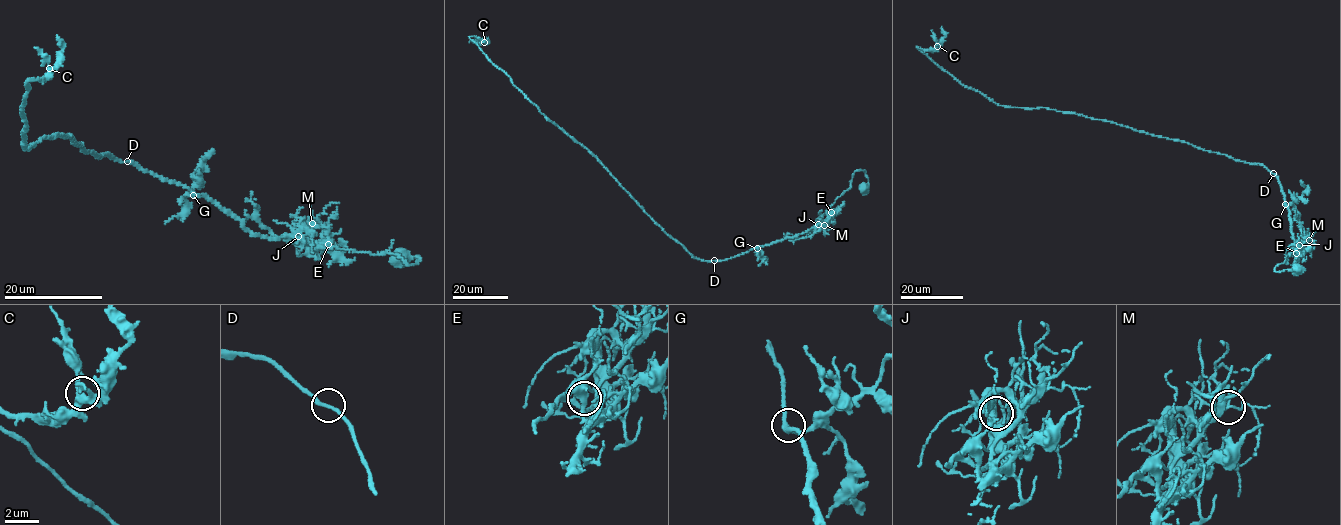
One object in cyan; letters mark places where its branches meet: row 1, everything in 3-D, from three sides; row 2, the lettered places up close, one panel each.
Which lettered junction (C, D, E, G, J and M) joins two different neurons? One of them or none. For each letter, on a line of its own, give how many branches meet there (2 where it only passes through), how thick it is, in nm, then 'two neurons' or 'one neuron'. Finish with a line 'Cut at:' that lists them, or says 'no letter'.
C: branches 3; calibre 340 nm; one neuron
D: branches 2; calibre 200 nm; one neuron
E: branches 4; calibre 460 nm; one neuron
G: branches 3; calibre 300 nm; one neuron
J: branches 2; calibre 400 nm; one neuron
M: branches 3; calibre 100 nm; one neuron
Cut at: no letter

